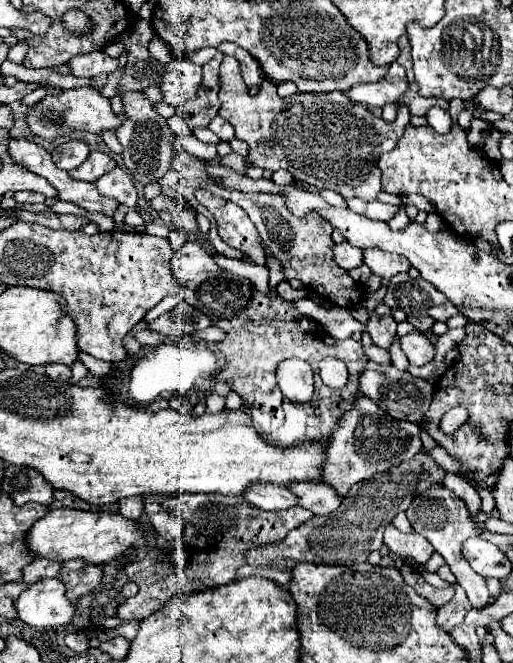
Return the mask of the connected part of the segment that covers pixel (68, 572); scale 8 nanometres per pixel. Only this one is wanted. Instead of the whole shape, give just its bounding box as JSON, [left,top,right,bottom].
[61,558,103,602]

